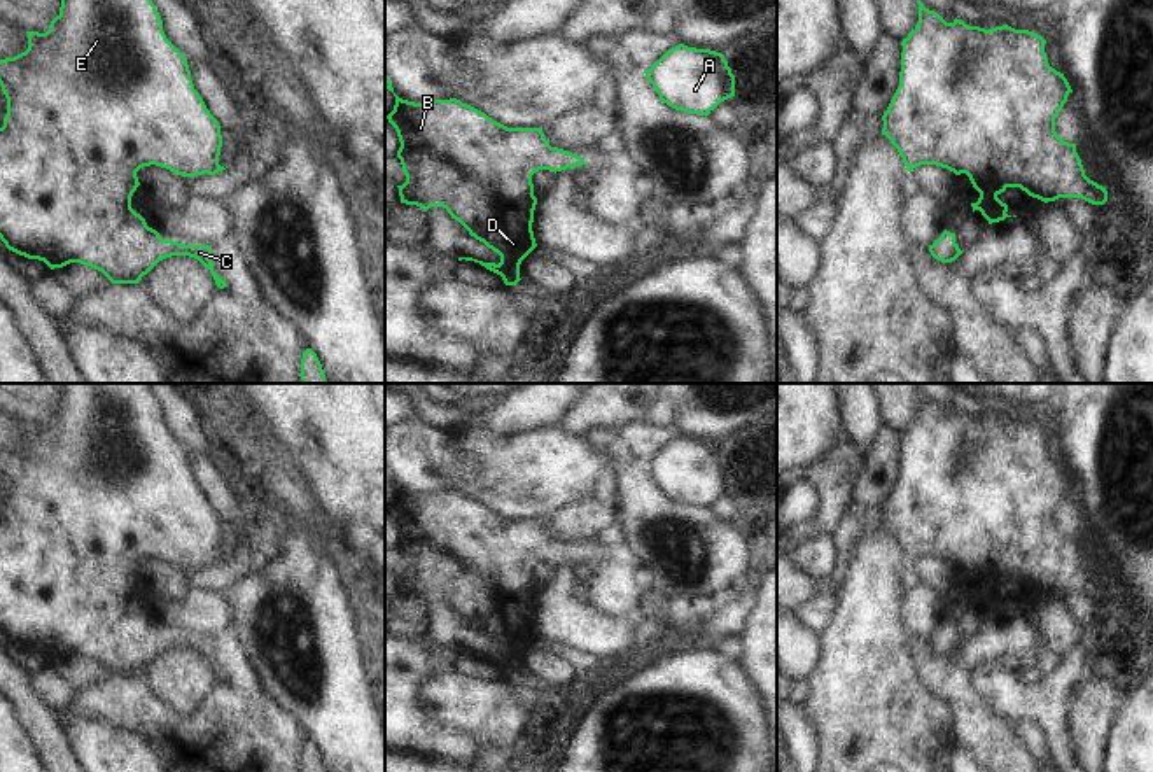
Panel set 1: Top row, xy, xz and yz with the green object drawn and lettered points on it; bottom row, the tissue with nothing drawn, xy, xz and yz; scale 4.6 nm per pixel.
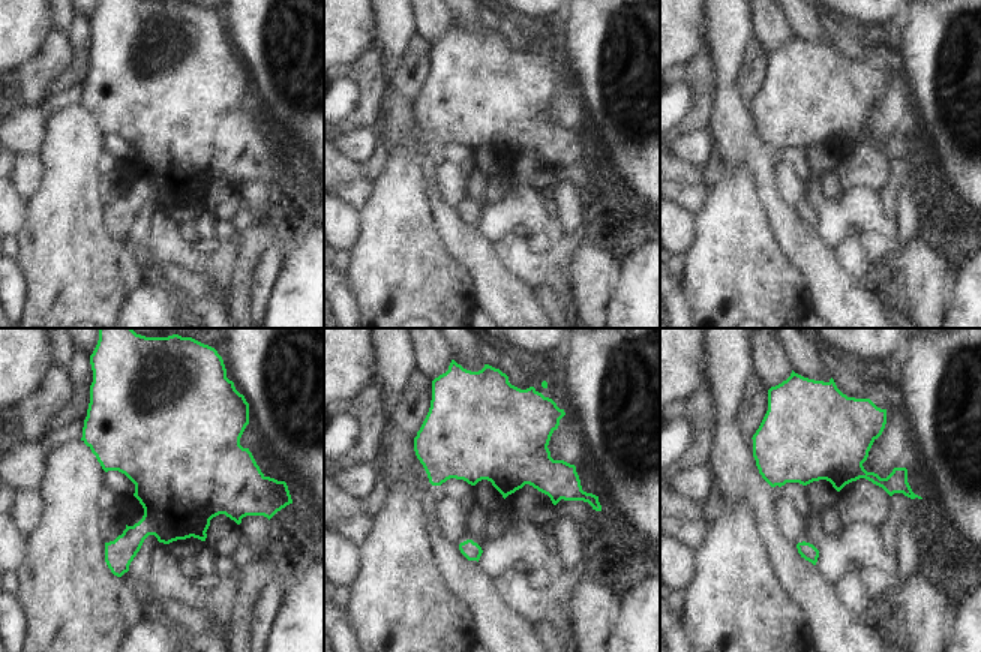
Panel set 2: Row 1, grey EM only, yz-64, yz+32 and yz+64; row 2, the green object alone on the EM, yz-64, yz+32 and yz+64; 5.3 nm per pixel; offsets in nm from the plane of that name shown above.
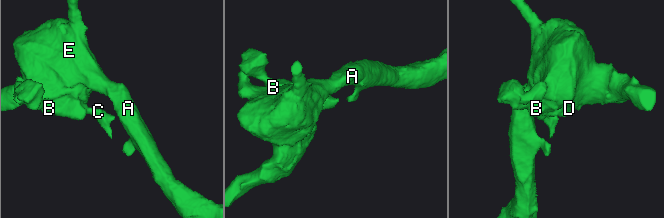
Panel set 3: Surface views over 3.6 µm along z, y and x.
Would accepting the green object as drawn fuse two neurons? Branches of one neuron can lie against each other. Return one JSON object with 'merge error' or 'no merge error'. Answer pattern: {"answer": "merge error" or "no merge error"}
{"answer": "no merge error"}

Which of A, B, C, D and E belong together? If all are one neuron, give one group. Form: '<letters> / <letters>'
A B C D E

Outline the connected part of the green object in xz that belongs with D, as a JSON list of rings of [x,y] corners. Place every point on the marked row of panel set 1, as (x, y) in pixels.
[[[395,93],[394,96],[395,105],[387,119],[395,128],[401,142],[397,158],[406,175],[406,182],[397,186],[401,203],[416,205],[425,212],[430,207],[446,208],[451,219],[458,221],[471,236],[500,256],[499,264],[472,257],[458,257],[458,261],[479,263],[486,270],[500,275],[506,285],[516,285],[521,280],[521,261],[537,247],[532,231],[534,210],[537,205],[532,175],[539,170],[551,170],[555,173],[567,168],[574,170],[577,165],[586,165],[584,159],[569,151],[551,147],[541,128],[507,128],[457,98],[415,103],[399,98]]]

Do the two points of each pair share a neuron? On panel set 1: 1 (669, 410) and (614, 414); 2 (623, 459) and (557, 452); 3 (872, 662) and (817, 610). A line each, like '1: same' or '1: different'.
1: different
2: different
3: different

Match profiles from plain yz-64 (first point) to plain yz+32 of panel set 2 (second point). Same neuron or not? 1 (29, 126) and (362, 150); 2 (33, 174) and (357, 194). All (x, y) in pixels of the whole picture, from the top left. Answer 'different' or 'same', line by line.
1: same
2: same

